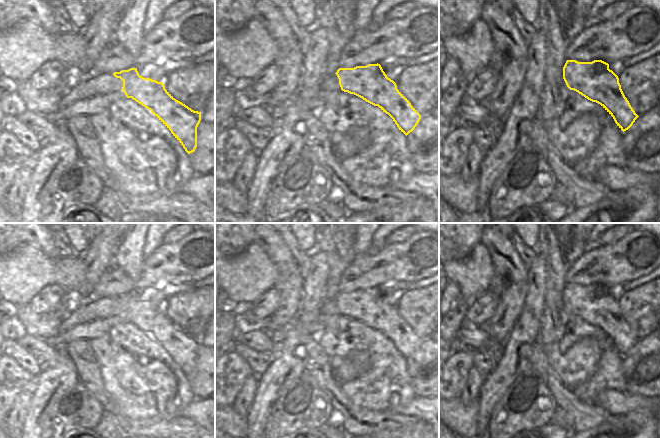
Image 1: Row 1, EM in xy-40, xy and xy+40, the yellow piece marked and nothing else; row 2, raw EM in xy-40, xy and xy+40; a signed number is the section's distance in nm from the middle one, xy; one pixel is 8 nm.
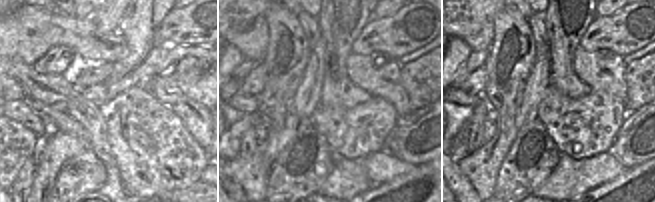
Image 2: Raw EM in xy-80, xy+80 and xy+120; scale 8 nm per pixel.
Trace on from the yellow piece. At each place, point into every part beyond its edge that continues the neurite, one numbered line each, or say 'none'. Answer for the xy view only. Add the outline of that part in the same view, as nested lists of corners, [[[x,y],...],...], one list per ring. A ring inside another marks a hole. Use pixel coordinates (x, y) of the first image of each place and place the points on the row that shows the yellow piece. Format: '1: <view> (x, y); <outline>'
none

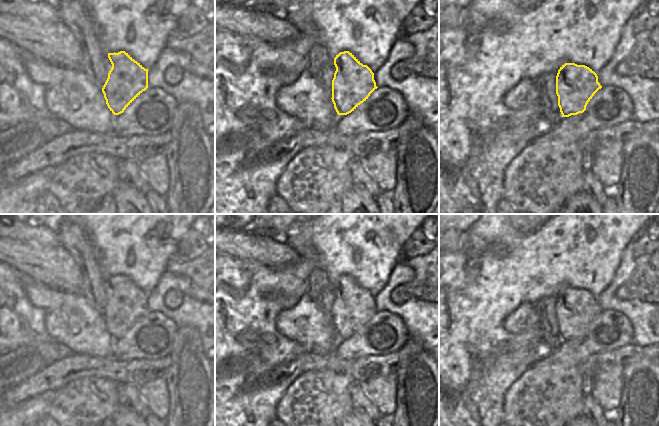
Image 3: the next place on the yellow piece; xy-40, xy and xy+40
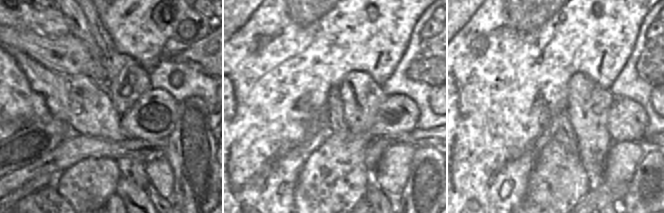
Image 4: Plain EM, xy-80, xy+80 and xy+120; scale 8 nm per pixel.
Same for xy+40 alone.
none

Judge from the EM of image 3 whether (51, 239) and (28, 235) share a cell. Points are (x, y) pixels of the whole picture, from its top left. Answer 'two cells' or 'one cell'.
one cell

